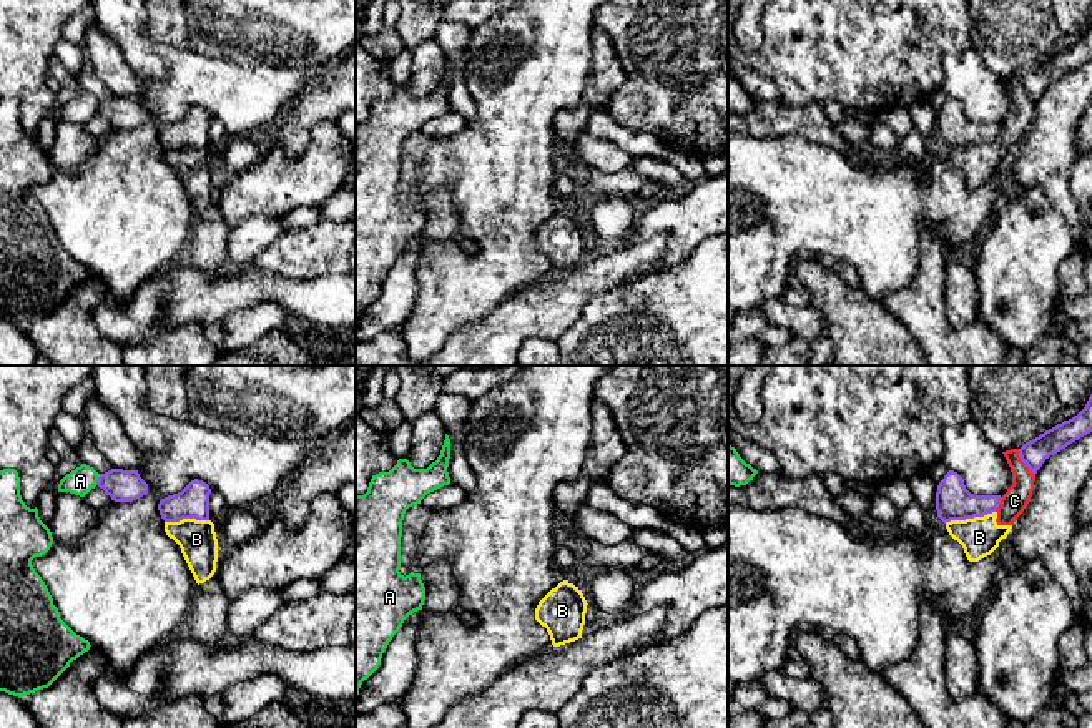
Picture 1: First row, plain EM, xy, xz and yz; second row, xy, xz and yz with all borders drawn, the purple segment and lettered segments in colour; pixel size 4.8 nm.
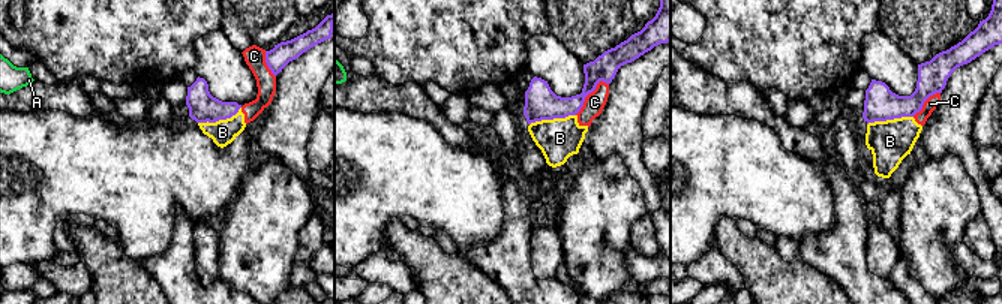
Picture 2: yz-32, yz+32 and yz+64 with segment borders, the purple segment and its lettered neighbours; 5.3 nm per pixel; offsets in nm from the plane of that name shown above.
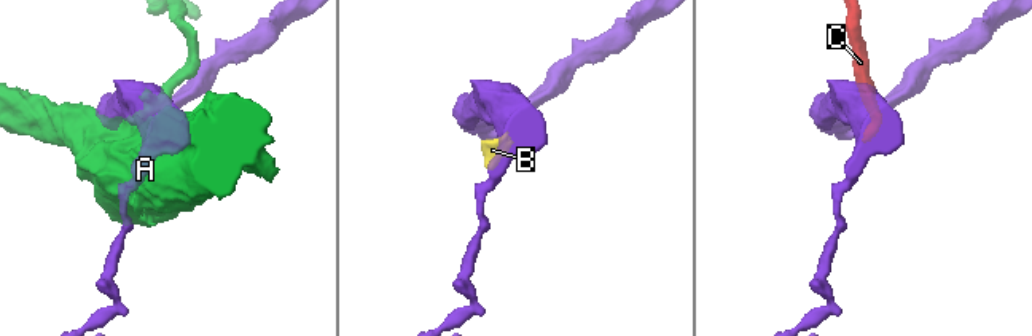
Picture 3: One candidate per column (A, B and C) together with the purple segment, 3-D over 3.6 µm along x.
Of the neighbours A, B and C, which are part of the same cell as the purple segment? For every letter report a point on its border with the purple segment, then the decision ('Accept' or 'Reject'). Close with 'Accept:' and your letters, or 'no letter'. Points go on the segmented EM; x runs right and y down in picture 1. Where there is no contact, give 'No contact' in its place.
A: Touches purple at xy (98, 479). Reject
B: Touches purple at yz (969, 517). Reject
C: Touches purple at yz (1023, 461). Reject
Accept: no letter

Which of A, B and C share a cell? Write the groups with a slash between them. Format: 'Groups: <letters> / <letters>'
Groups: A / B C

